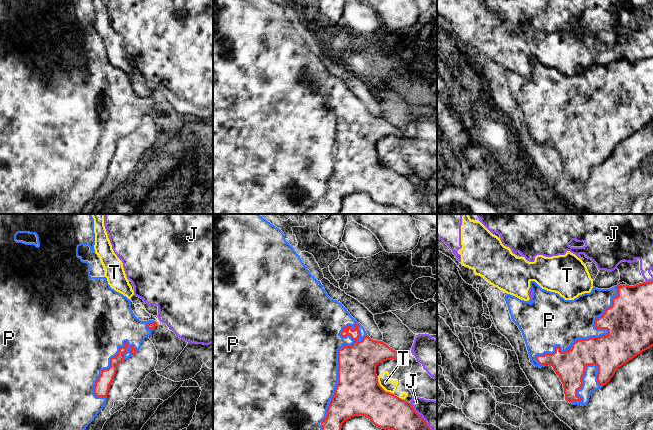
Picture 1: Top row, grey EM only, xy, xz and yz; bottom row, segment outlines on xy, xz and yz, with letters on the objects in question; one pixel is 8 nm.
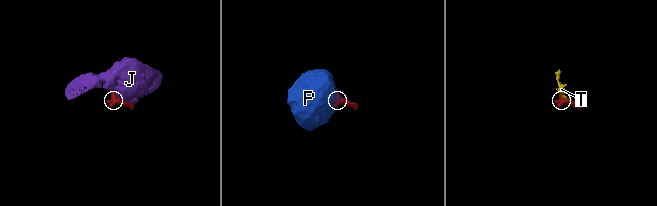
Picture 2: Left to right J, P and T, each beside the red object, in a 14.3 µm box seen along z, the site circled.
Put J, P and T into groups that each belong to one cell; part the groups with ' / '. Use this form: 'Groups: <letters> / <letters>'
Groups: J T / P

